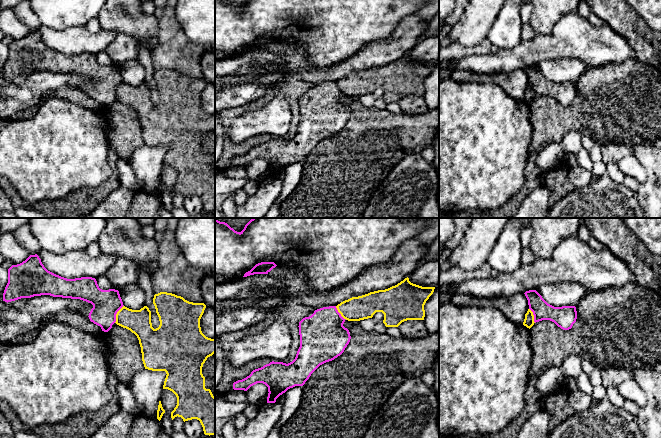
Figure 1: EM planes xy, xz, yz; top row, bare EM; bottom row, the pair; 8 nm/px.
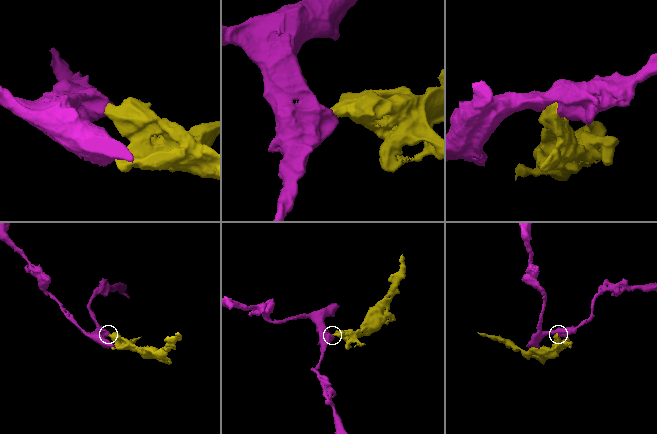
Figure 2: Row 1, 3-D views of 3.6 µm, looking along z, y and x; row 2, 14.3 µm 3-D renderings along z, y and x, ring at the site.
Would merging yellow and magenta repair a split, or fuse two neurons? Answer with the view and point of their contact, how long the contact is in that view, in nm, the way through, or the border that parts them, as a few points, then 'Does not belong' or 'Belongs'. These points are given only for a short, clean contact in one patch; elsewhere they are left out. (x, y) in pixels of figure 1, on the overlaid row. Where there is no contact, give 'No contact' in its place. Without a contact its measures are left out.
Touches yellow at xy (116, 314). Shared border 160 nm. Boundary: xy (123, 305), (117, 312), (114, 322). Does not belong

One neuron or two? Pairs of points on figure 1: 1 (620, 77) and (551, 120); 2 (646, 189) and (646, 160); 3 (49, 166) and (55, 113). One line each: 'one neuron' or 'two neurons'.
1: one neuron
2: one neuron
3: one neuron

